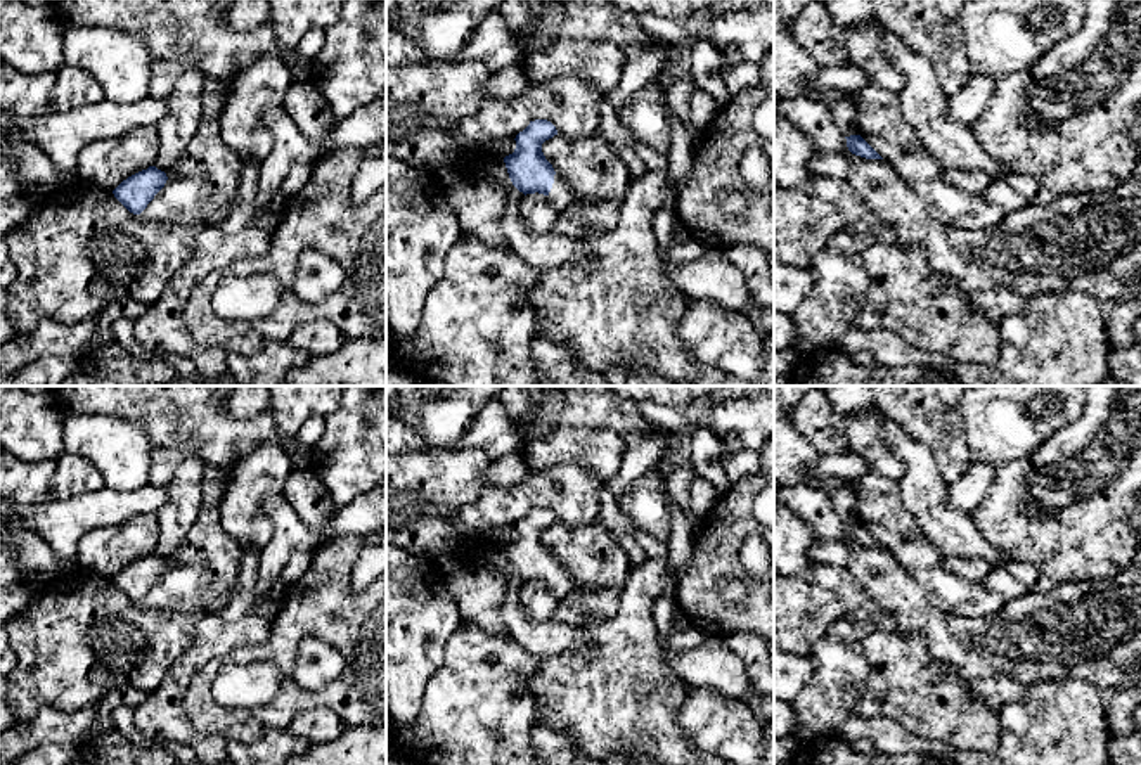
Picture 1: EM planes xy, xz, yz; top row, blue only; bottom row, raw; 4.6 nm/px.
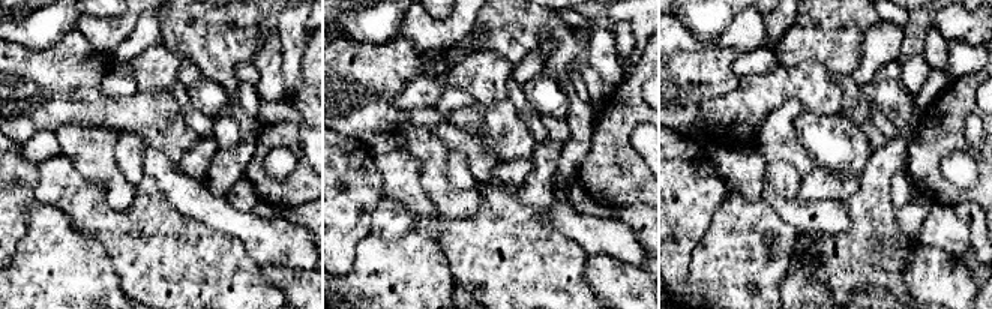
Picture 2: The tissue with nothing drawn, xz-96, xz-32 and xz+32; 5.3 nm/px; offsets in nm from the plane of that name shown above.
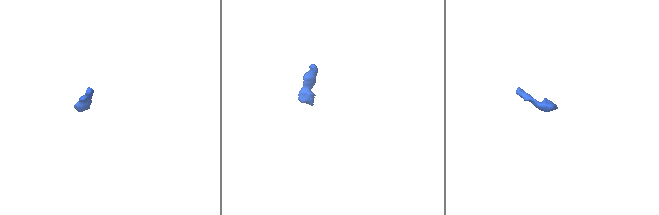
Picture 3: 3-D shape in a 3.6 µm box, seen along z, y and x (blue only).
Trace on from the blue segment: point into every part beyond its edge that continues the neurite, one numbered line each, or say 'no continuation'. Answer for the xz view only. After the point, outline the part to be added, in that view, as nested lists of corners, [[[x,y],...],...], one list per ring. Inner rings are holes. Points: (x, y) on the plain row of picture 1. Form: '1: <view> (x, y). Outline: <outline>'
1: xz (561, 585). Outline: [[[556,561],[552,576],[547,583],[551,595],[558,601],[568,599],[570,595],[580,592],[573,578],[566,569]]]

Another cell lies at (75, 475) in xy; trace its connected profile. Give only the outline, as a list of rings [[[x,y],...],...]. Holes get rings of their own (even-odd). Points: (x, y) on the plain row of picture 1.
[[[64,452],[55,462],[57,469],[50,483],[52,500],[95,493],[106,486],[100,471],[90,460],[76,453]]]

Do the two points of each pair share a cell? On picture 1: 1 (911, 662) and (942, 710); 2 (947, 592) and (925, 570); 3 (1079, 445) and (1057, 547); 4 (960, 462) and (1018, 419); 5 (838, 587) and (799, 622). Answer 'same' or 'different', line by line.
1: same
2: same
3: same
4: different
5: same

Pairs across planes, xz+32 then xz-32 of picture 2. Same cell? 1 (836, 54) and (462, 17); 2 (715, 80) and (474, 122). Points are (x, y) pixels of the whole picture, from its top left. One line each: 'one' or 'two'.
1: two
2: one

